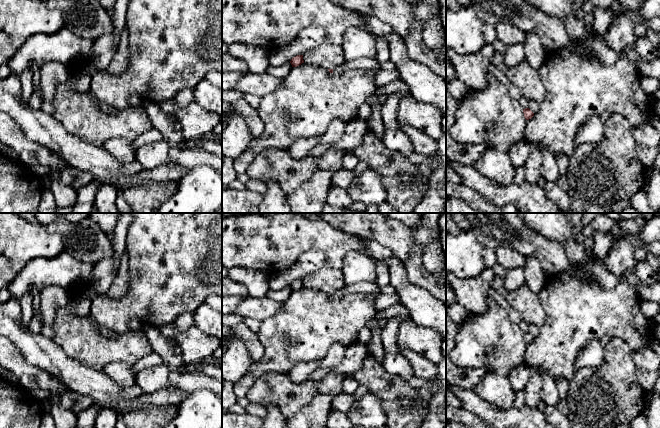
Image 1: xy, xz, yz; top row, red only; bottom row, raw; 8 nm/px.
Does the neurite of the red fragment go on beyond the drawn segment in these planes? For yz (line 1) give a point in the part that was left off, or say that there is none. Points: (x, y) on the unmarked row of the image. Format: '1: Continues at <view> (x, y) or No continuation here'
1: No continuation here

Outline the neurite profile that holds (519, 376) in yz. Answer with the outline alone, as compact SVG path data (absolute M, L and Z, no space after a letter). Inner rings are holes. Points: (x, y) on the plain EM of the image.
M525 364L515 367L508 375L515 392L524 390L531 376L532 369Z

